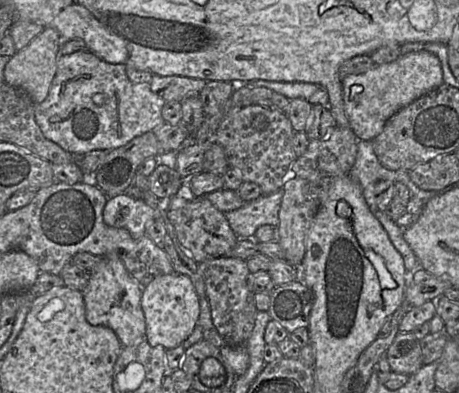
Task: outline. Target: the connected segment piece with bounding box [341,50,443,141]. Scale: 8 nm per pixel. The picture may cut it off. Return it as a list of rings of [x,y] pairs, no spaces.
[[[427,51],[400,55],[395,61],[374,65],[362,74],[341,80],[345,113],[350,128],[360,140],[372,141],[387,120],[403,107],[443,84],[443,71],[437,56]]]

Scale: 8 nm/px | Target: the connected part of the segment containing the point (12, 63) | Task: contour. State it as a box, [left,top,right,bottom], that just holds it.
[4,27,62,105]

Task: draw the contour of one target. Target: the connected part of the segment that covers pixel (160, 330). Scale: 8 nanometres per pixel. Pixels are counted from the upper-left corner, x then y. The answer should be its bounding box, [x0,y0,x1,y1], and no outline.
[141,272,200,350]

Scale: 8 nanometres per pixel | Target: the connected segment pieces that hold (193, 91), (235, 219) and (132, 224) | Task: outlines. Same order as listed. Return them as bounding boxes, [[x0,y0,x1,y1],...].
[[149,75,206,102],[225,188,284,239],[103,193,156,239]]

